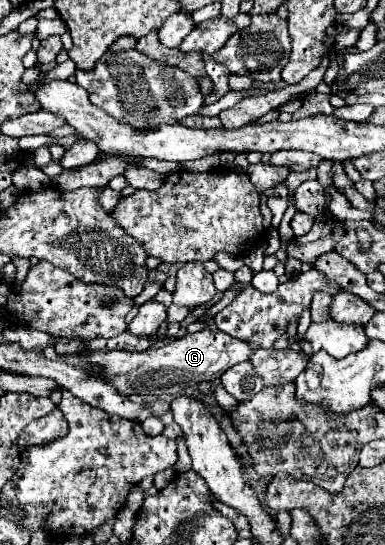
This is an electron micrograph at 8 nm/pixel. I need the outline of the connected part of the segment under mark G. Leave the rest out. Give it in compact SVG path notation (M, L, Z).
M201 330L195 334L187 334L183 338L173 340L171 344L145 350L145 352L125 352L125 350L111 350L111 352L91 352L91 356L81 358L91 366L103 368L103 378L123 394L131 396L141 394L147 398L167 398L185 392L185 388L195 386L203 380L215 380L231 366L247 360L251 356L251 348L247 342L227 336L221 330Z

